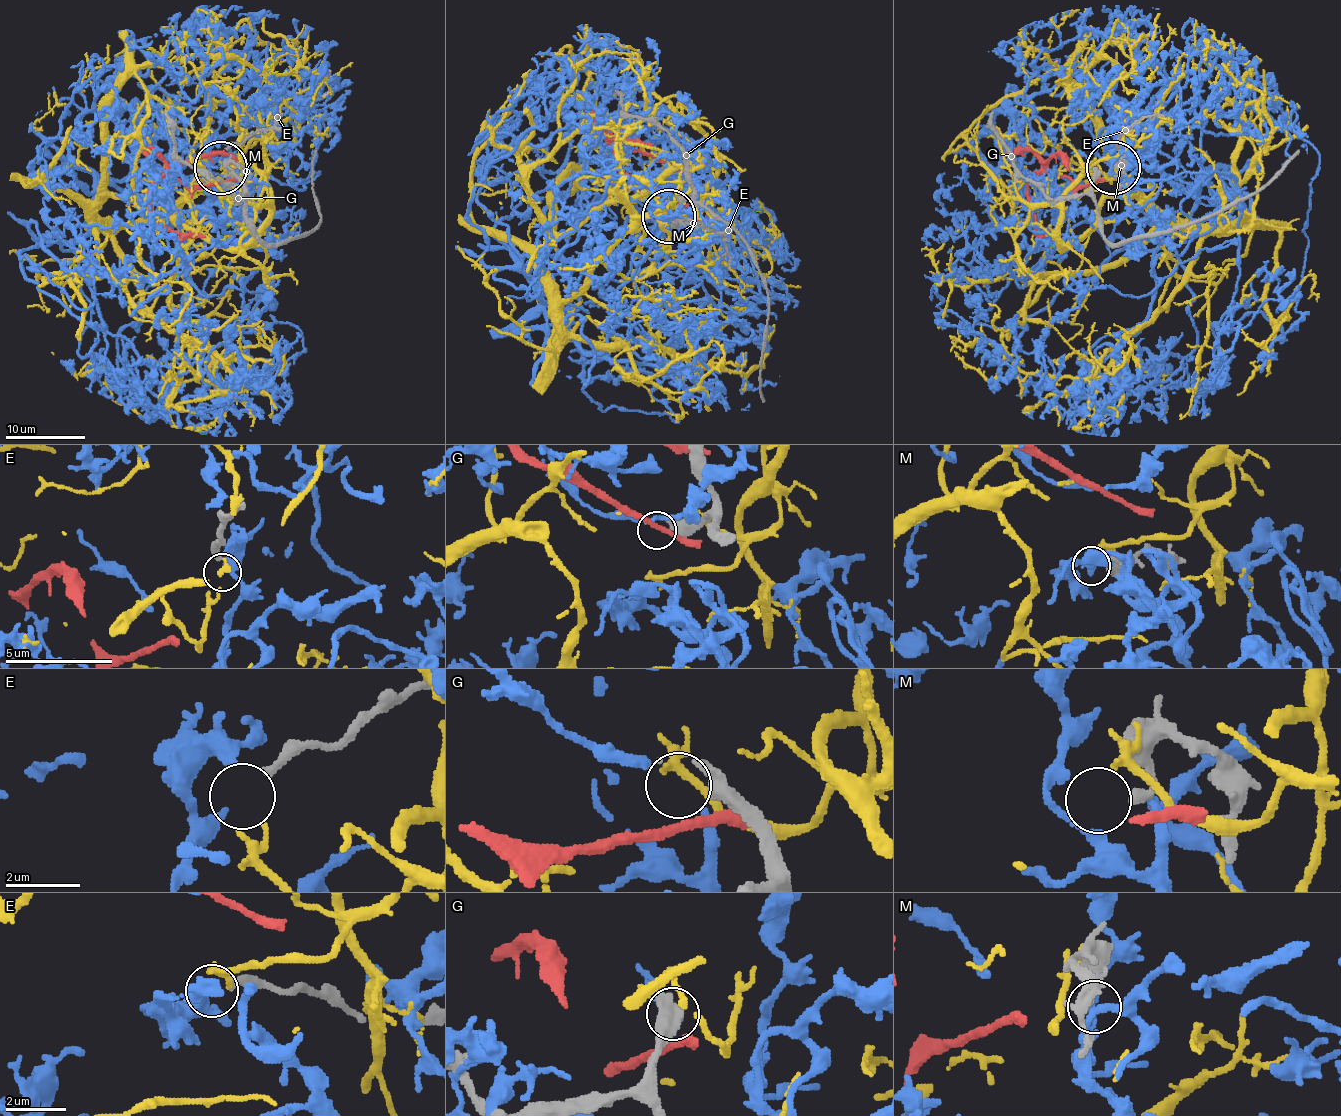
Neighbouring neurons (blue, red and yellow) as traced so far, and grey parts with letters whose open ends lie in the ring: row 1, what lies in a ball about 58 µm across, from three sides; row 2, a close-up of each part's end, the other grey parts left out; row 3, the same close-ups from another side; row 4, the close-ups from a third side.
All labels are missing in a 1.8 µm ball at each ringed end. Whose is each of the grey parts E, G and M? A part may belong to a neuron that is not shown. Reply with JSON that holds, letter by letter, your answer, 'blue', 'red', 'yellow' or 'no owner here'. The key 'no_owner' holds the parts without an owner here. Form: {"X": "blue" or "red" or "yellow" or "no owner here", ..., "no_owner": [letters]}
{"E": "no owner here", "G": "no owner here", "M": "blue", "no_owner": ["E", "G"]}

